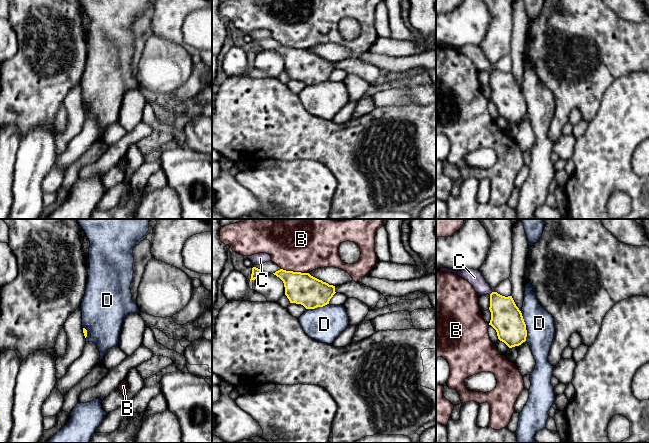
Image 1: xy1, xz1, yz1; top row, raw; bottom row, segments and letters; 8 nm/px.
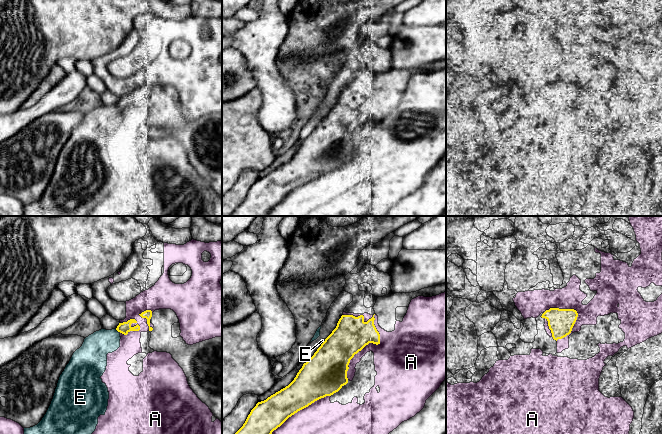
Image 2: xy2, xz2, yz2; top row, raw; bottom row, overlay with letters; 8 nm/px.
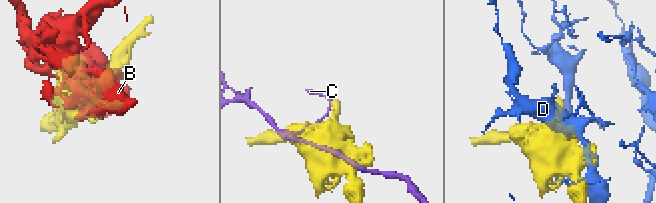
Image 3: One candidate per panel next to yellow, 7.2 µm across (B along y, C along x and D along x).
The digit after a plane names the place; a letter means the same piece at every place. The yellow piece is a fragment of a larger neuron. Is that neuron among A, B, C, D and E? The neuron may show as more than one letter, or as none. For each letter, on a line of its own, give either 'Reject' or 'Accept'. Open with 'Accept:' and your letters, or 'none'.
Accept: none
A: Reject
B: Reject
C: Reject
D: Reject
E: Reject

